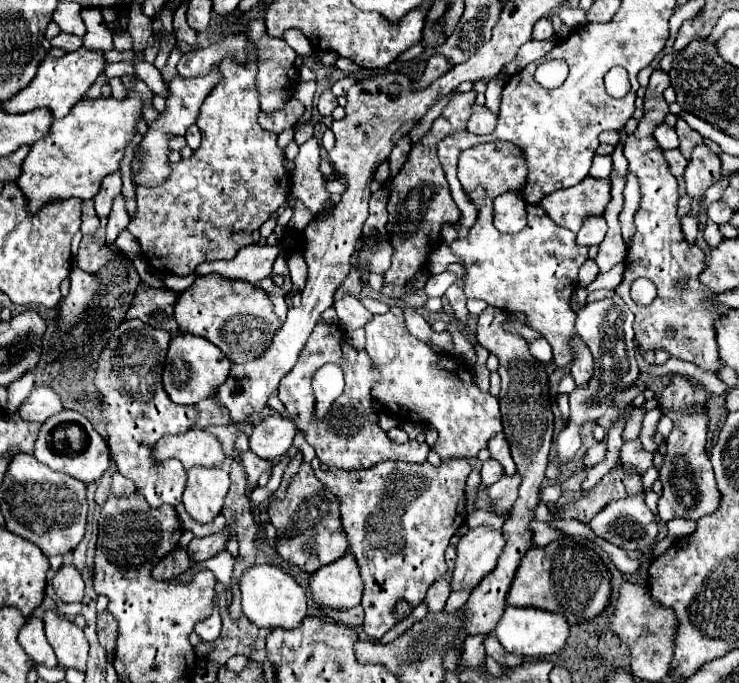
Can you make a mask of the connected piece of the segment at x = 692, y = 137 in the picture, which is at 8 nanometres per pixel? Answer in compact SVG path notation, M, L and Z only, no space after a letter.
M678 116L678 122L676 122L676 132L678 132L678 138L680 138L678 150L690 160L690 152L692 152L692 148L694 148L696 144L702 142L702 136L700 136L696 130L692 130L692 128L686 124L686 120L680 118L680 116Z

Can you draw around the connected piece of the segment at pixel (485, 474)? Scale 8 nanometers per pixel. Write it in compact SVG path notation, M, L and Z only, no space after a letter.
M488 458L486 462L484 462L484 466L482 466L482 472L480 472L480 476L482 476L482 482L484 484L494 484L496 480L500 480L502 478L502 474L504 474L504 468L500 468L500 464L498 464L498 460L492 460L492 458Z

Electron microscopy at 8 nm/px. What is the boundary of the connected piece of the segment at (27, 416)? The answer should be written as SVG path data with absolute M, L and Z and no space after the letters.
M34 388L32 394L20 404L18 416L26 422L44 422L48 416L62 410L60 396L52 388Z

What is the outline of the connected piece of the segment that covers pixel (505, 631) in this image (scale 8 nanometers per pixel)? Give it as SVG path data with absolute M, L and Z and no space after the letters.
M508 606L504 610L504 616L498 622L494 634L506 652L528 656L528 658L542 658L542 656L560 652L564 648L566 638L568 638L568 624L566 624L564 616L560 616L560 614L552 614L552 612L538 610L538 608Z

